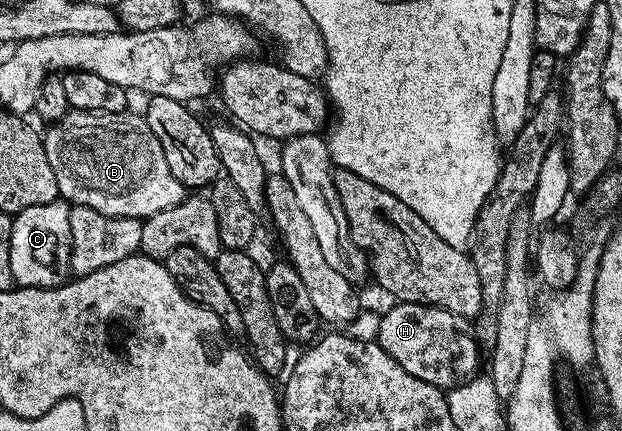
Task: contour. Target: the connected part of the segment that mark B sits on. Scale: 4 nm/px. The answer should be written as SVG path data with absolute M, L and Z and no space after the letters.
M69 110L63 119L54 121L48 127L51 128L48 132L42 133L45 154L49 158L49 166L53 166L62 199L72 205L84 204L106 216L124 216L134 220L169 210L169 206L181 203L185 198L185 189L177 178L173 178L173 170L169 170L169 162L165 162L161 142L157 142L153 130L149 130L146 119L142 115L134 116L133 112L109 114Z

